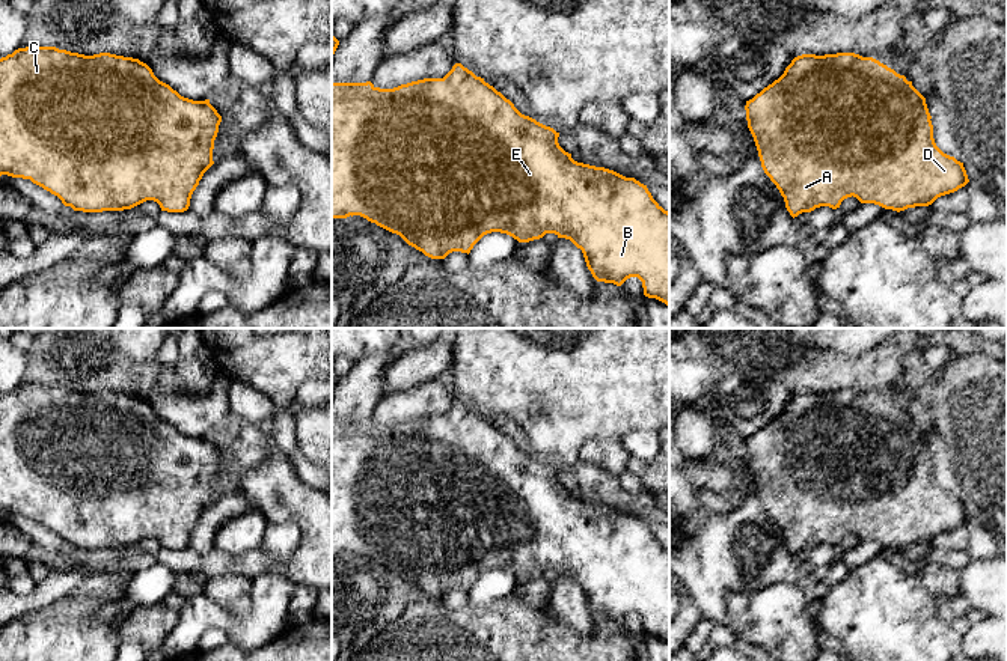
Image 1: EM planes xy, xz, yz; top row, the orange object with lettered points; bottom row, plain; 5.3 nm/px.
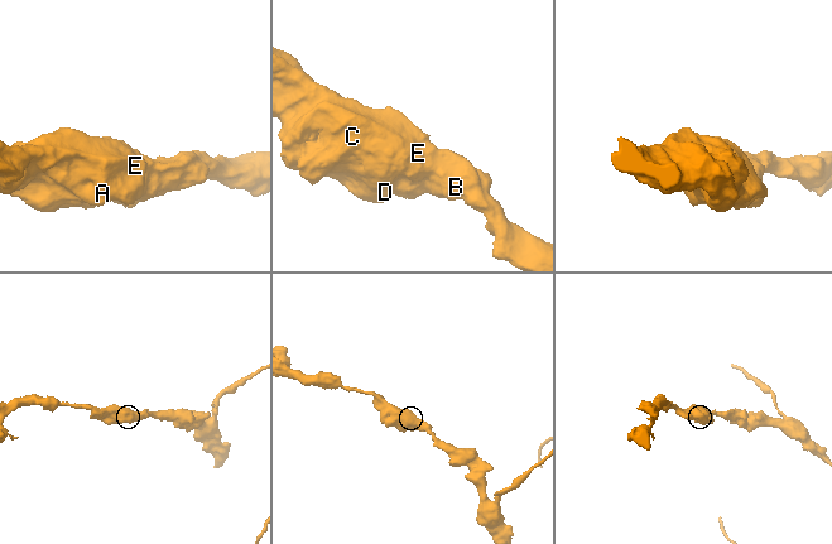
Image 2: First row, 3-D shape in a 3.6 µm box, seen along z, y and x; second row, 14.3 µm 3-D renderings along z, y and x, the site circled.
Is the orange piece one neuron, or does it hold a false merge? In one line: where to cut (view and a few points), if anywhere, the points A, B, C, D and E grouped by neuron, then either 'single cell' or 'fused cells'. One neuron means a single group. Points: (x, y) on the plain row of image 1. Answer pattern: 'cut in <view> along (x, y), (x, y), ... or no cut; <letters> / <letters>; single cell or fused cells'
no cut; A B C D E; single cell

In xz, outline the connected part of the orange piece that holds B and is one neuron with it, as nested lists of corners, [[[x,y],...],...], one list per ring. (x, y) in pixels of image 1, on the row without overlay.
[[[455,401],[443,416],[424,416],[393,426],[380,426],[371,419],[332,419],[332,556],[360,553],[399,572],[409,583],[431,596],[445,596],[452,589],[469,592],[473,583],[491,569],[507,571],[519,580],[529,580],[543,575],[546,571],[555,571],[558,575],[570,577],[582,587],[586,604],[597,619],[621,623],[627,616],[638,614],[642,619],[645,634],[669,643],[669,550],[653,536],[647,522],[635,515],[574,498],[571,491],[559,483],[558,474],[559,470],[522,452],[510,437],[461,401]]]

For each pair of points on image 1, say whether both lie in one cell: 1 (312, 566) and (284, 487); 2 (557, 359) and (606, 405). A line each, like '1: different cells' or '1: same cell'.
1: same cell
2: same cell

